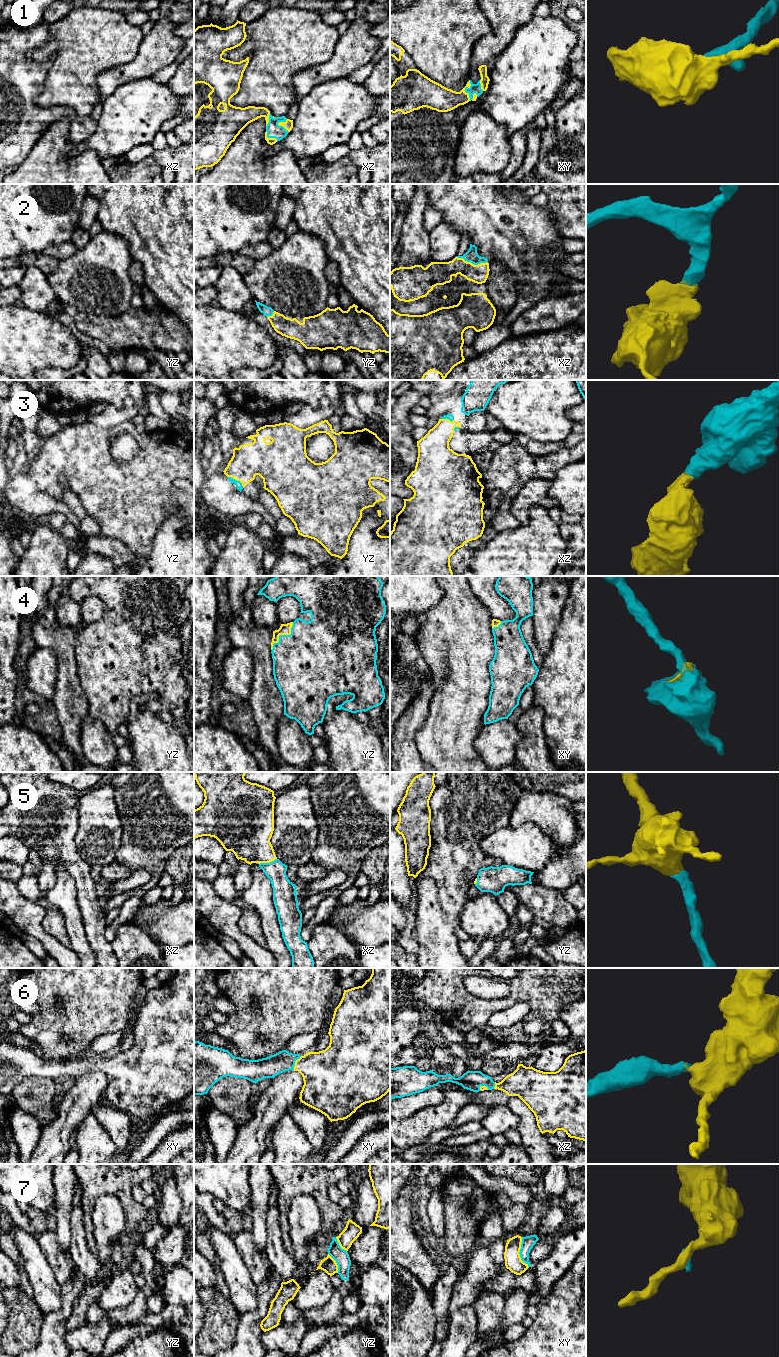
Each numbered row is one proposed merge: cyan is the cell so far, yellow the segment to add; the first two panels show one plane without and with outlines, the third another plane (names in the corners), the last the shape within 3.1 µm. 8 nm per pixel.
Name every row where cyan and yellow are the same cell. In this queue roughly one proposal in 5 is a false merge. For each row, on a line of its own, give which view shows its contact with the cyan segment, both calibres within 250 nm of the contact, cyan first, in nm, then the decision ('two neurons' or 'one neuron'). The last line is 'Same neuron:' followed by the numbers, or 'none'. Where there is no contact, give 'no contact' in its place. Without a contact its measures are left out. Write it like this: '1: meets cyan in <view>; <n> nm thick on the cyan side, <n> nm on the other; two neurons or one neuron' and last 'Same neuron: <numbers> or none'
1: meets cyan in xy; 80 nm thick on the cyan side, 200 nm on the other; one neuron
2: meets cyan in xz; 100 nm thick on the cyan side, 170 nm on the other; one neuron
3: meets cyan in yz; 50 nm thick on the cyan side, 280 nm on the other; one neuron
4: meets cyan in yz; 460 nm thick on the cyan side, 100 nm on the other; one neuron
5: meets cyan in xz; 170 nm thick on the cyan side, 340 nm on the other; one neuron
6: meets cyan in xy; 170 nm thick on the cyan side, 340 nm on the other; one neuron
7: meets cyan in xy; 100 nm thick on the cyan side, 140 nm on the other; two neurons
Same neuron: 1, 2, 3, 4, 5, 6

